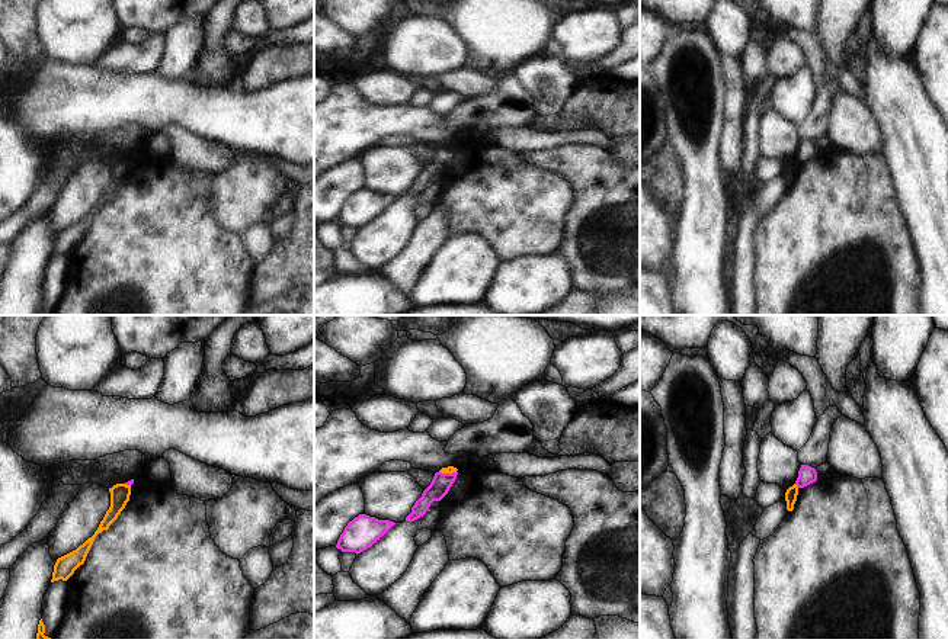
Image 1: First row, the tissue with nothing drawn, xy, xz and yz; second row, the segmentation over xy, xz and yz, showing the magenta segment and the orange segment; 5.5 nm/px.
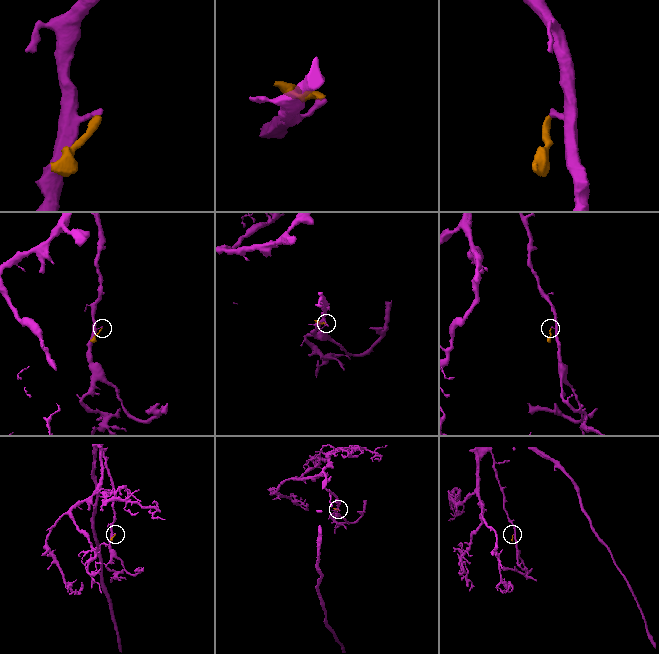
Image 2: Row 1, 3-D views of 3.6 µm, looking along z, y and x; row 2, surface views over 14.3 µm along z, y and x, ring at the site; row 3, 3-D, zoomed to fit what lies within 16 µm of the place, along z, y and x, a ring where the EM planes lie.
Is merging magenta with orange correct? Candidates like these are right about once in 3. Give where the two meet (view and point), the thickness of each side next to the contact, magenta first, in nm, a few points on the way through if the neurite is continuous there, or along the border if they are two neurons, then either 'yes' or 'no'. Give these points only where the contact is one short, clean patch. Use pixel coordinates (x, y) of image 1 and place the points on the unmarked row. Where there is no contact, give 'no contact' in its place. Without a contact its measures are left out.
meets magenta in xz at (448, 148); 110 nm thick on the magenta side, 50 nm on the other; border along xz (439, 145), (455, 147); no

